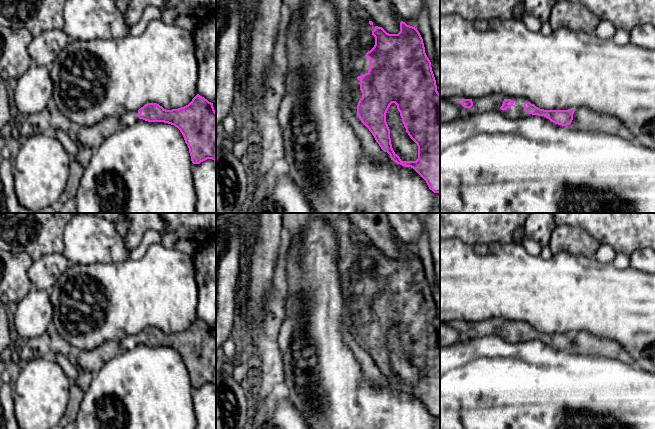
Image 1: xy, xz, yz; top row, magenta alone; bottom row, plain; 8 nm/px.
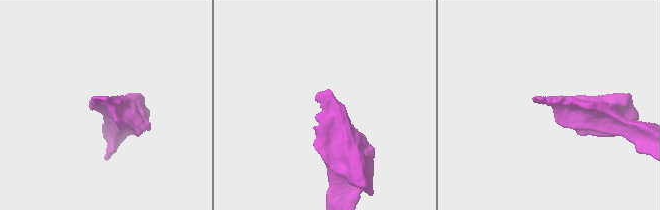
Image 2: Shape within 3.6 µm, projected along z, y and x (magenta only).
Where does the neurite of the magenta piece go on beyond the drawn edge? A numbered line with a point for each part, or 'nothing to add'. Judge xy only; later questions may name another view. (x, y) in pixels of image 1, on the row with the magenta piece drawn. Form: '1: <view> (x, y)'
1: xy (129, 118)

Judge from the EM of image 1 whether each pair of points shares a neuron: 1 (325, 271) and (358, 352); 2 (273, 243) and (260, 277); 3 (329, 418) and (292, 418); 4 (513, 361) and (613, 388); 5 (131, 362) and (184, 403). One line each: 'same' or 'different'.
1: different
2: same
3: different
4: same
5: same

